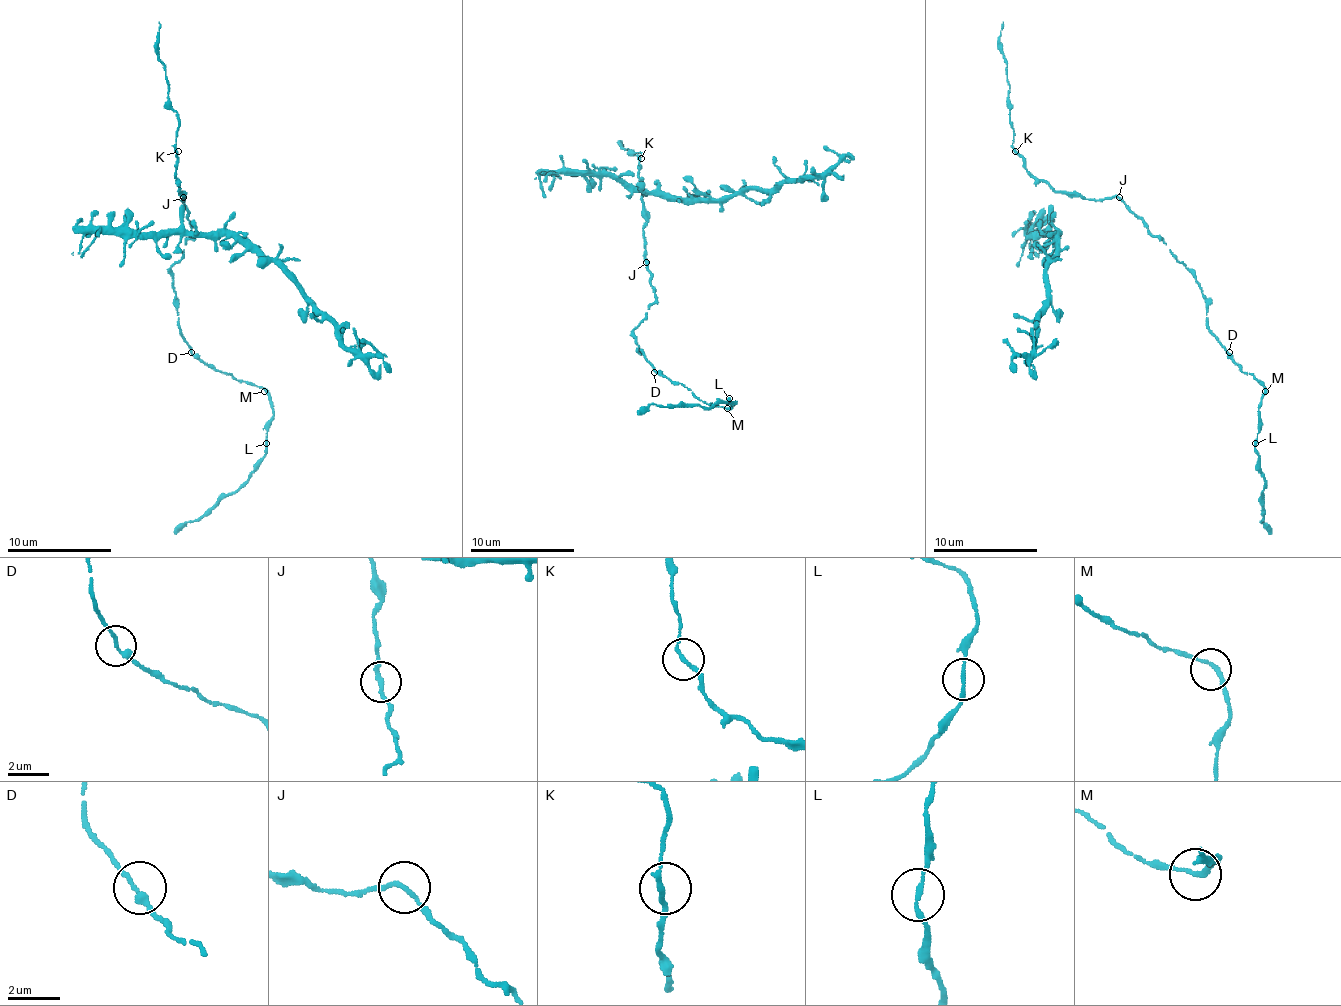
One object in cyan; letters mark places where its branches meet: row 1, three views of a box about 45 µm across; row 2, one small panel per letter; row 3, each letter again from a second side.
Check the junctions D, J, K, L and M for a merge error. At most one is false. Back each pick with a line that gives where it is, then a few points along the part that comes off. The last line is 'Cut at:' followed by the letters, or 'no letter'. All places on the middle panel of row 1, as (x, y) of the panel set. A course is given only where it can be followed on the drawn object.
Cut at: no letter

